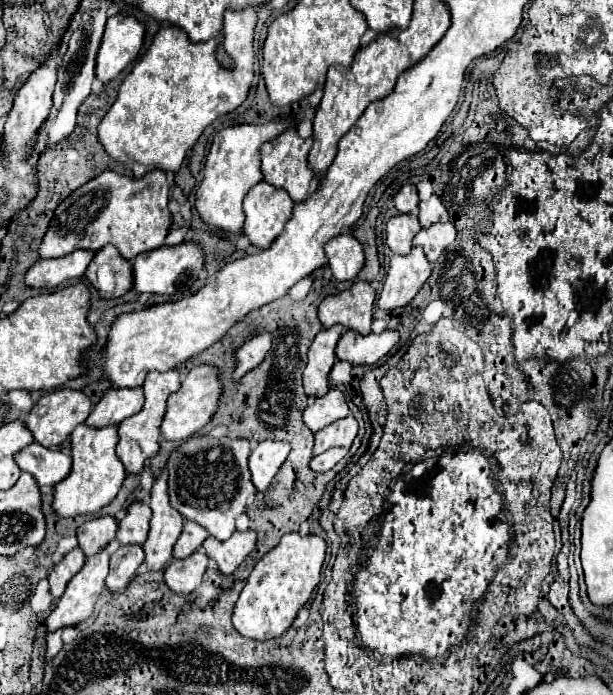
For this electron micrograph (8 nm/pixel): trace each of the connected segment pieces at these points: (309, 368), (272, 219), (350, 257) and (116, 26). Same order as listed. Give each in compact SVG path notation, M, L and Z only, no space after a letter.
M334 325L330 329L322 329L310 349L308 349L308 365L304 369L304 389L310 397L322 397L330 387L328 387L328 373L336 363L336 343L342 335L344 327L342 325Z
M260 181L244 197L244 235L258 249L268 249L292 217L294 201L284 189Z
M338 235L326 245L328 267L338 281L354 279L360 269L364 267L364 251L356 237L352 235Z
M114 15L106 21L104 37L96 55L96 79L110 83L138 55L144 25L132 15Z

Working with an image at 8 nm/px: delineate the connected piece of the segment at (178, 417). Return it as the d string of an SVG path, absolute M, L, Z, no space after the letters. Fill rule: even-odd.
M210 365L194 367L184 377L182 387L168 397L166 413L164 413L164 419L162 419L162 425L160 425L160 437L166 439L166 441L184 441L190 435L198 433L214 415L220 393L222 393L222 387L220 387L220 379L218 379L218 371Z

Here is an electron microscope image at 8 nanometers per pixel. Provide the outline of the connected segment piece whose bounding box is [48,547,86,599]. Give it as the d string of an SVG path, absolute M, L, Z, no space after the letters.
M76 547L76 549L72 549L70 553L66 553L60 563L54 565L54 569L52 569L50 575L48 575L50 593L52 593L54 599L60 599L60 597L62 597L62 593L64 593L68 581L82 569L84 561L86 561L84 553Z

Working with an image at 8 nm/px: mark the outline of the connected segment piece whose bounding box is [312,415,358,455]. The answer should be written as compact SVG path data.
M348 415L340 421L334 421L332 425L324 427L322 431L314 433L314 449L312 455L324 453L330 447L350 447L354 437L358 433L358 421L354 419L354 415Z

